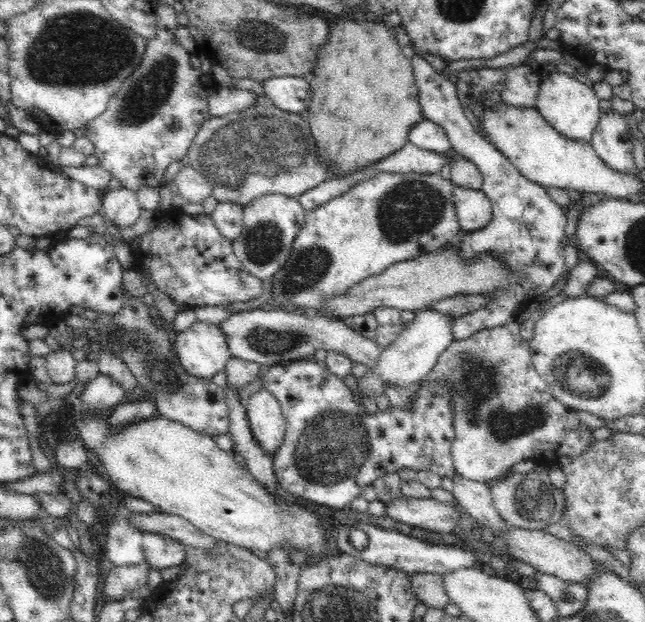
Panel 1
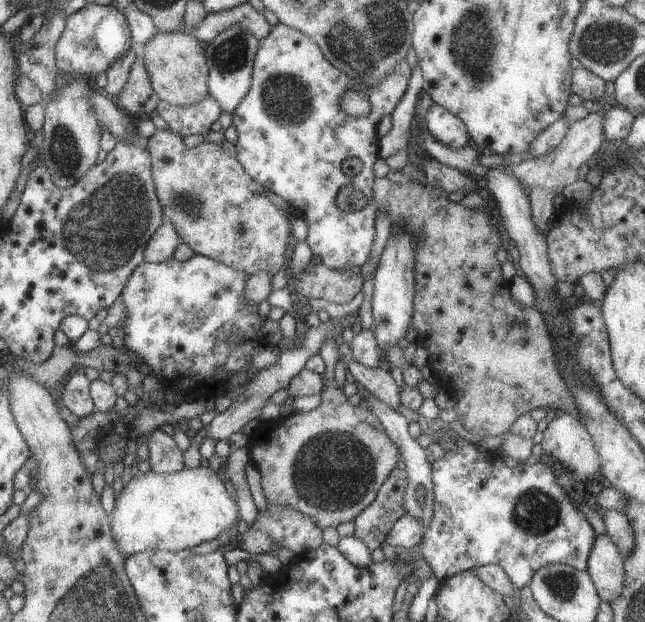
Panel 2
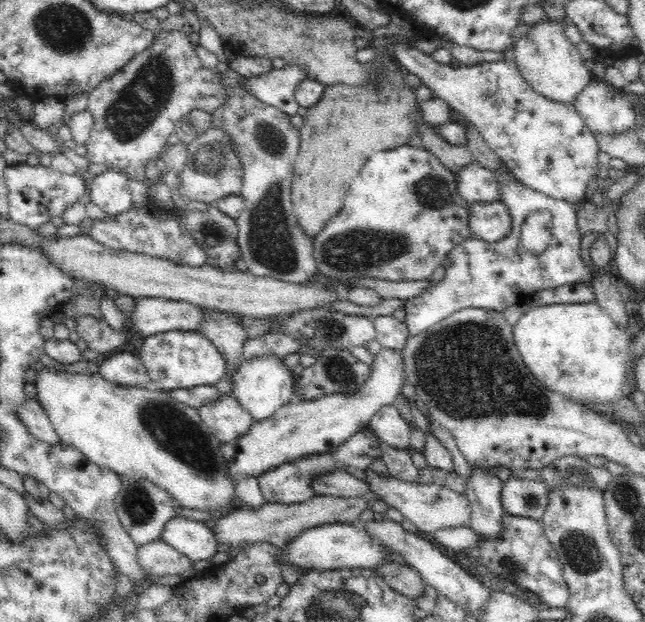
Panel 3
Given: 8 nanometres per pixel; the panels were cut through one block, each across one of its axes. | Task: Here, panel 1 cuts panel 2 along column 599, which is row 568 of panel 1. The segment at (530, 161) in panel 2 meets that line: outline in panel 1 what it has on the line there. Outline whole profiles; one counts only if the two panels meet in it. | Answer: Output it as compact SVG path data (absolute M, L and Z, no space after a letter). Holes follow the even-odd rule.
M145 560L136 566L114 566L108 570L102 586L106 600L122 600L130 597L137 588L146 584L146 569L150 567Z

